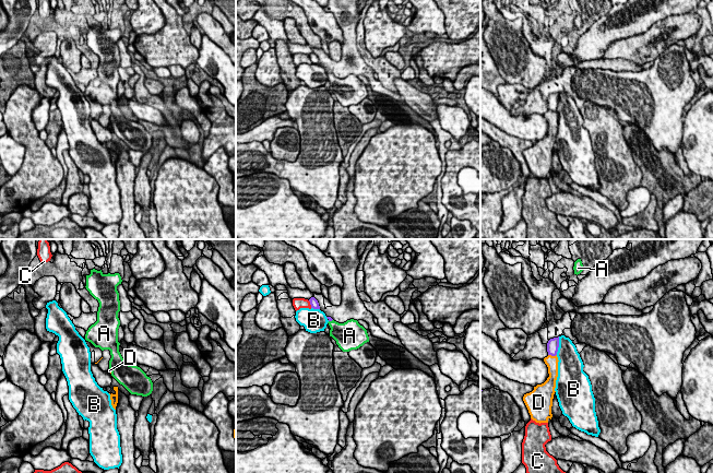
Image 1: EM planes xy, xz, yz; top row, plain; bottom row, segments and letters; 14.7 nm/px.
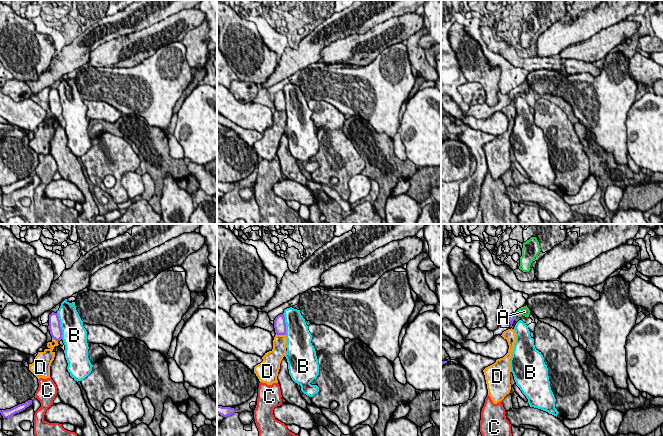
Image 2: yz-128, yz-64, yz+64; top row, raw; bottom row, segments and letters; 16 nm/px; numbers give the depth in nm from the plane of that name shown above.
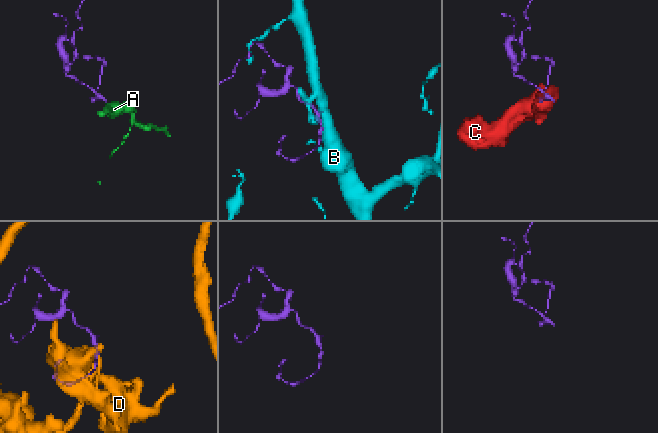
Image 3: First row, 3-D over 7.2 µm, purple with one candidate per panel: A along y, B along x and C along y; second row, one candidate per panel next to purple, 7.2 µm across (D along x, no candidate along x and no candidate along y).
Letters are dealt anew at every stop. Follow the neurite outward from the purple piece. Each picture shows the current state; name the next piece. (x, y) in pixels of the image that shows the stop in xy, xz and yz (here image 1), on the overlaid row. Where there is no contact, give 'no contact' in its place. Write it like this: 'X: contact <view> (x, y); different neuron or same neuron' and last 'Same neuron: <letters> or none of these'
A: contact xz (330, 320); same neuron
B: contact yz (558, 345); different neuron
C: contact xz (310, 304); different neuron
D: contact yz (553, 355); different neuron
Same neuron: A

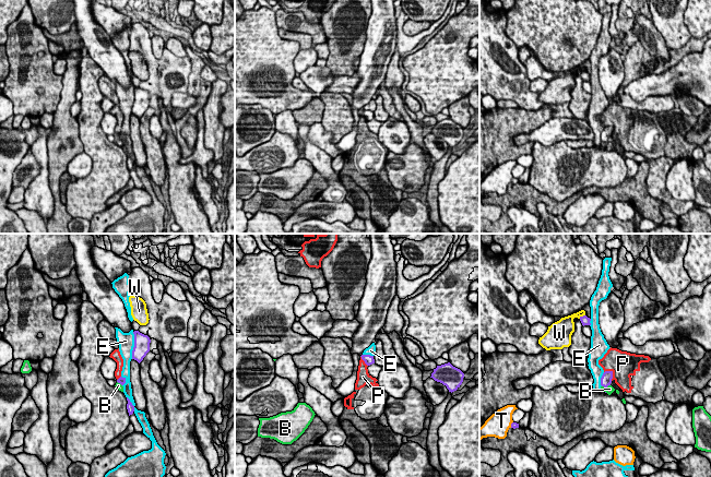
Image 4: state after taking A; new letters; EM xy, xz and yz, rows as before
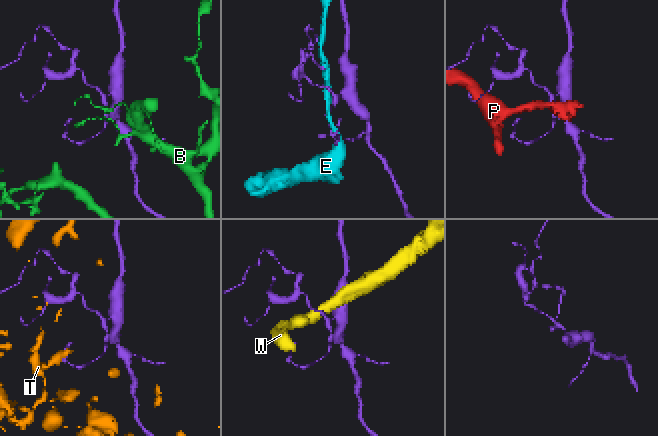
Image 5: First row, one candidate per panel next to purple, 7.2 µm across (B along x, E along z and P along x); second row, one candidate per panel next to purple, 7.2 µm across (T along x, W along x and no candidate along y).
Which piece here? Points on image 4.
B: contact yz (605, 386); different neuron
E: contact xy (134, 345); different neuron
P: contact yz (612, 373); different neuron
T: contact yz (511, 425); different neuron
W: contact yz (581, 317); different neuron
Same neuron: none of these

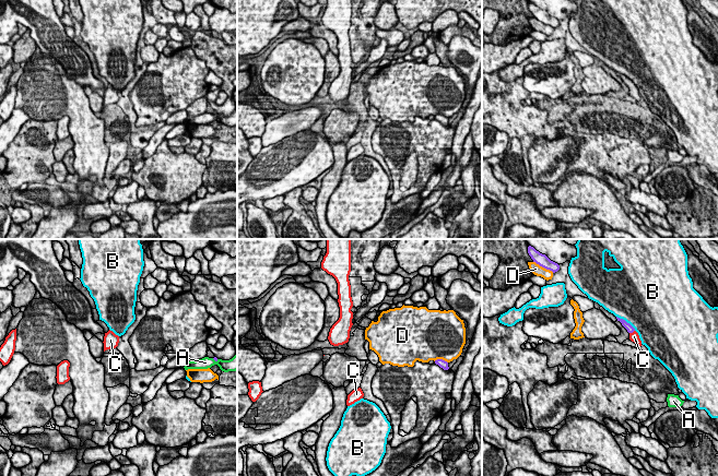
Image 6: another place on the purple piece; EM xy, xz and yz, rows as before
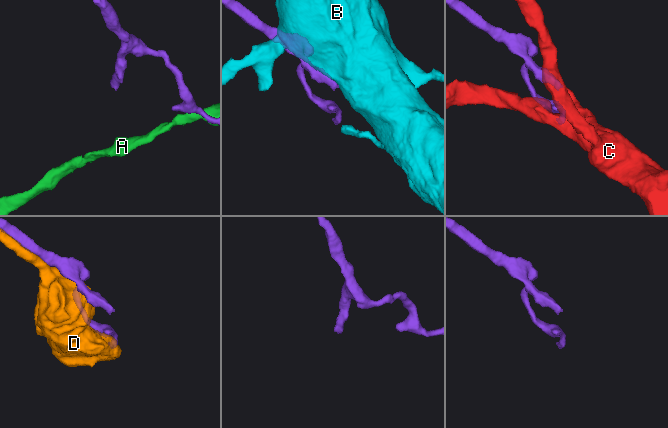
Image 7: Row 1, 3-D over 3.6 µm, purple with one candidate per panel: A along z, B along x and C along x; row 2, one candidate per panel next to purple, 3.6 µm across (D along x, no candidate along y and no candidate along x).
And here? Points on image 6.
A: contact xy (215, 360); different neuron
B: contact yz (625, 321); different neuron
C: contact yz (632, 332); same neuron
D: contact yz (543, 266); different neuron
Same neuron: C

